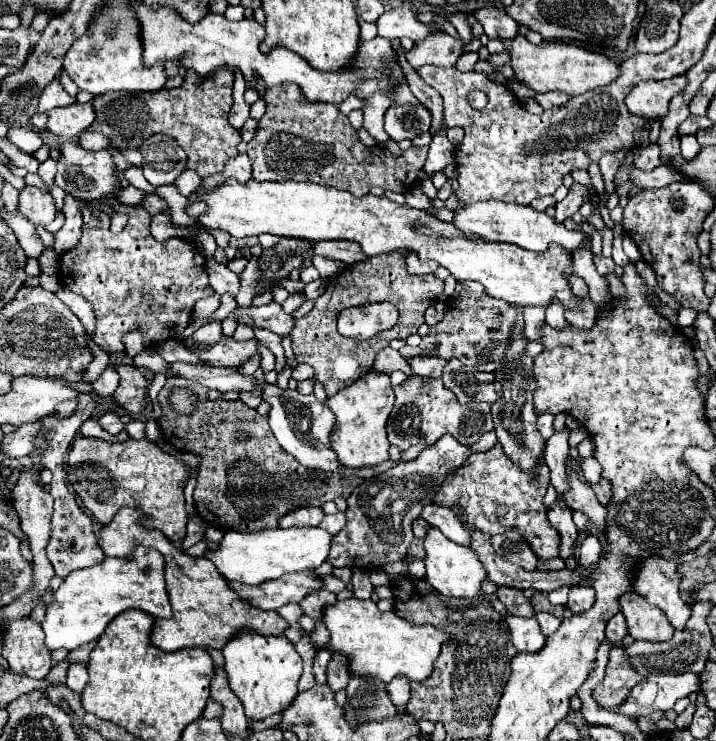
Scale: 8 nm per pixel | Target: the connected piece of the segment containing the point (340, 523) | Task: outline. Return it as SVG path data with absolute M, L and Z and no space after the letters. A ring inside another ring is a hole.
M336 513L336 515L326 515L320 523L320 527L324 531L328 531L330 535L338 535L346 525L346 515L344 513Z

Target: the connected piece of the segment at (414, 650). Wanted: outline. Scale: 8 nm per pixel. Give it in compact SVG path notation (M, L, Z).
M356 597L338 601L324 609L324 623L332 633L328 649L334 653L344 653L350 657L350 667L354 675L376 677L390 683L394 677L402 675L408 681L422 683L432 675L434 663L440 655L440 647L448 641L448 633L434 625L418 625L398 617L394 611L382 613L374 601L360 601Z

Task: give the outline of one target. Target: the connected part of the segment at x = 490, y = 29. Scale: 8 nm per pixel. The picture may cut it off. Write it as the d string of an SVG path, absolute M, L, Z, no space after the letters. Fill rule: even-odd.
M482 7L474 11L476 21L484 27L488 39L514 39L518 35L518 23L496 7Z

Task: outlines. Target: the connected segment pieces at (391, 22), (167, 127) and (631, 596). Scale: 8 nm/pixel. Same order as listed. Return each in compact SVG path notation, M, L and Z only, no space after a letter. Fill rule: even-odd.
M400 5L394 9L388 9L378 19L378 35L384 35L390 41L396 41L400 37L410 37L412 41L426 39L430 35L440 33L436 25L422 25L414 19L414 11L410 5Z
M228 67L212 75L196 75L188 71L184 83L176 89L160 89L156 93L104 93L98 95L92 105L96 107L96 123L90 131L108 135L116 149L138 149L144 139L154 133L166 133L178 141L188 155L188 167L202 179L222 173L228 159L238 155L236 145L242 141L240 131L228 123L228 111L232 107L232 83L234 73Z
M628 593L620 597L622 613L628 621L628 631L634 639L642 641L670 641L674 635L674 627L668 623L664 611L652 607L638 593Z

